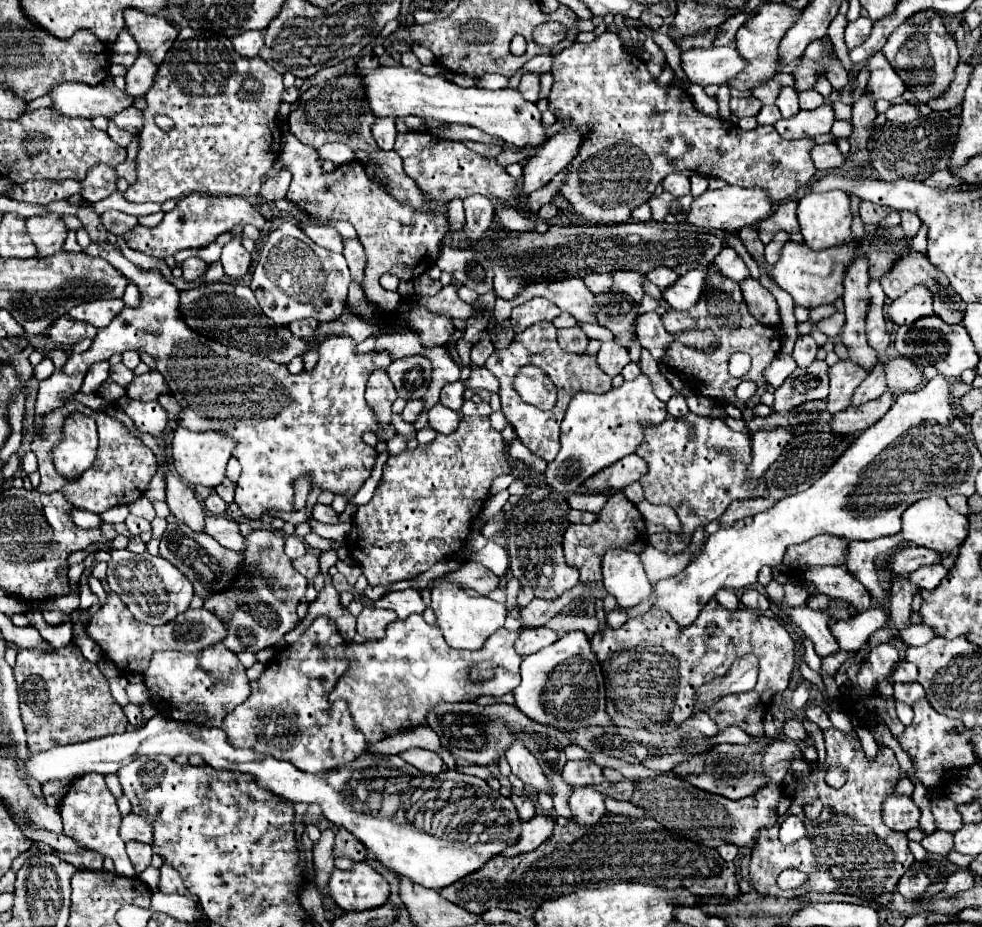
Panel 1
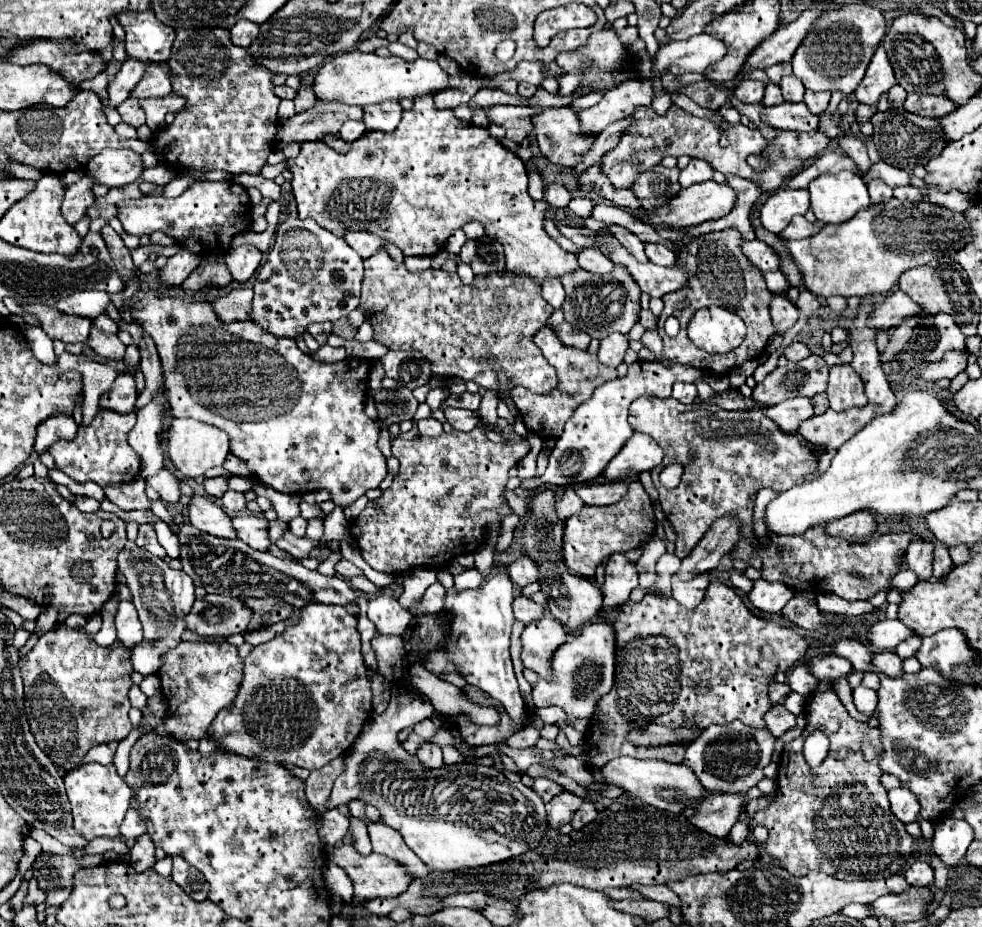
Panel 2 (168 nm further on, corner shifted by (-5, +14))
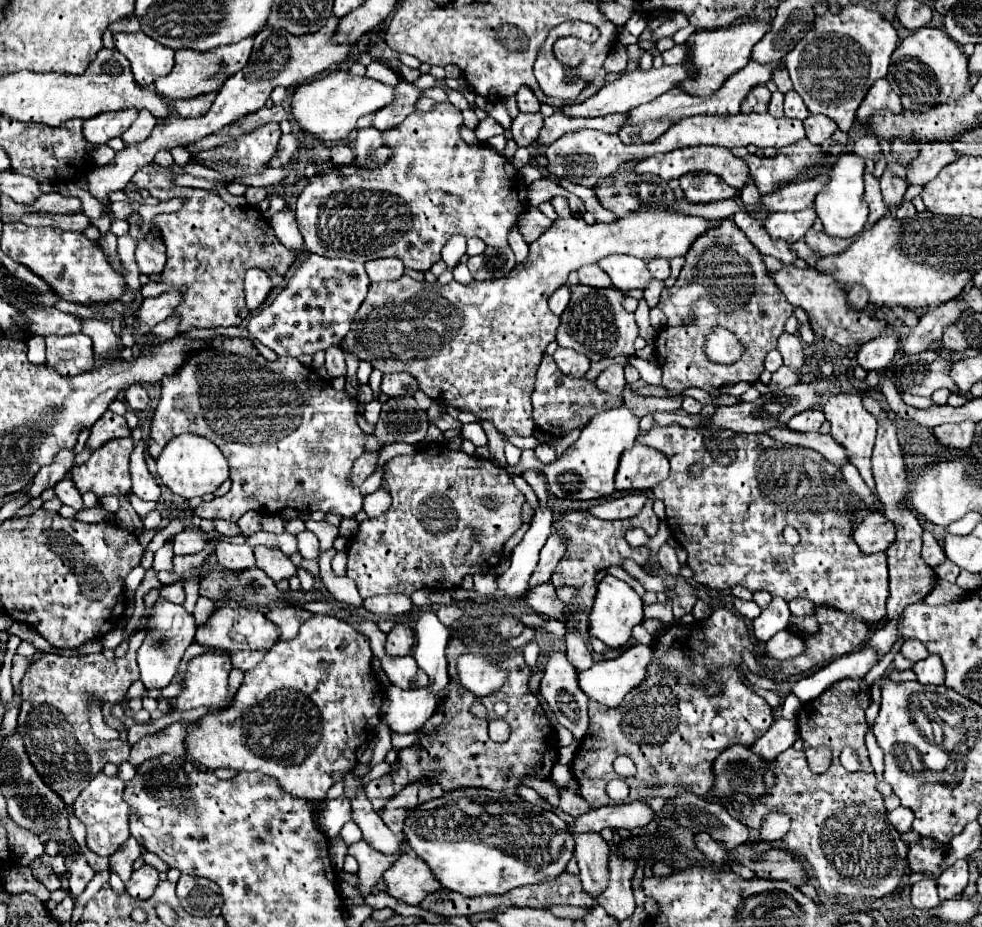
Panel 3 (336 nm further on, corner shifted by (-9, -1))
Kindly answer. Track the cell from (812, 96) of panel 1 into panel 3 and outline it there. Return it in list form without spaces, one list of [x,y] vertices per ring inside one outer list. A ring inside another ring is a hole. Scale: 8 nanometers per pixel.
[[[809,115],[803,121],[803,125],[805,125],[805,131],[807,131],[807,139],[815,145],[829,139],[837,129],[835,123],[831,123],[831,119],[827,119],[825,115]]]

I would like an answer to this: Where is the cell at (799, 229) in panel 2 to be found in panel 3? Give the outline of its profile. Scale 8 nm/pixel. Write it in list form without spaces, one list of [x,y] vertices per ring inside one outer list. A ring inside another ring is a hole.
[[[807,231],[805,241],[807,241],[807,245],[811,249],[815,249],[823,257],[827,257],[827,255],[839,255],[839,253],[843,253],[845,249],[849,249],[849,245],[855,239],[839,239],[839,237],[829,237],[823,231],[819,231],[819,233],[817,231]]]

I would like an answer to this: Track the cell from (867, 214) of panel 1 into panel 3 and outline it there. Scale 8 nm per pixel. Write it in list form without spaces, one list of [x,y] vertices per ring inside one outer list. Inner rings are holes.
[[[885,169],[883,177],[881,177],[881,193],[883,193],[883,199],[887,205],[893,205],[893,203],[899,203],[903,199],[907,191],[907,183],[897,177],[893,171]]]

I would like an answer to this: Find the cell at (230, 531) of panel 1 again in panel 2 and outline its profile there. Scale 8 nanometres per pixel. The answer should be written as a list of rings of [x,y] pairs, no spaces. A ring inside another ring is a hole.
[[[237,514],[231,518],[231,524],[237,530],[237,538],[247,542],[251,548],[269,550],[271,546],[269,536],[267,536],[269,522],[265,518],[253,516],[253,514]]]

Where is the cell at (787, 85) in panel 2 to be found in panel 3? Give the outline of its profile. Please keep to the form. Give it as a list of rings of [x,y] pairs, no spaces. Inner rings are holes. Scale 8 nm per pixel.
[[[795,91],[785,93],[785,115],[793,117],[793,119],[801,119],[801,121],[807,119],[807,115],[809,115],[809,109],[805,107],[803,99]]]

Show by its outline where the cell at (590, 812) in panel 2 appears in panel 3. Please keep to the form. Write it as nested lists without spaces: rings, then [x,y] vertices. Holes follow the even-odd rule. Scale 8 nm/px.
[[[581,833],[575,841],[575,859],[579,863],[583,889],[597,899],[609,885],[609,845],[599,833]]]

